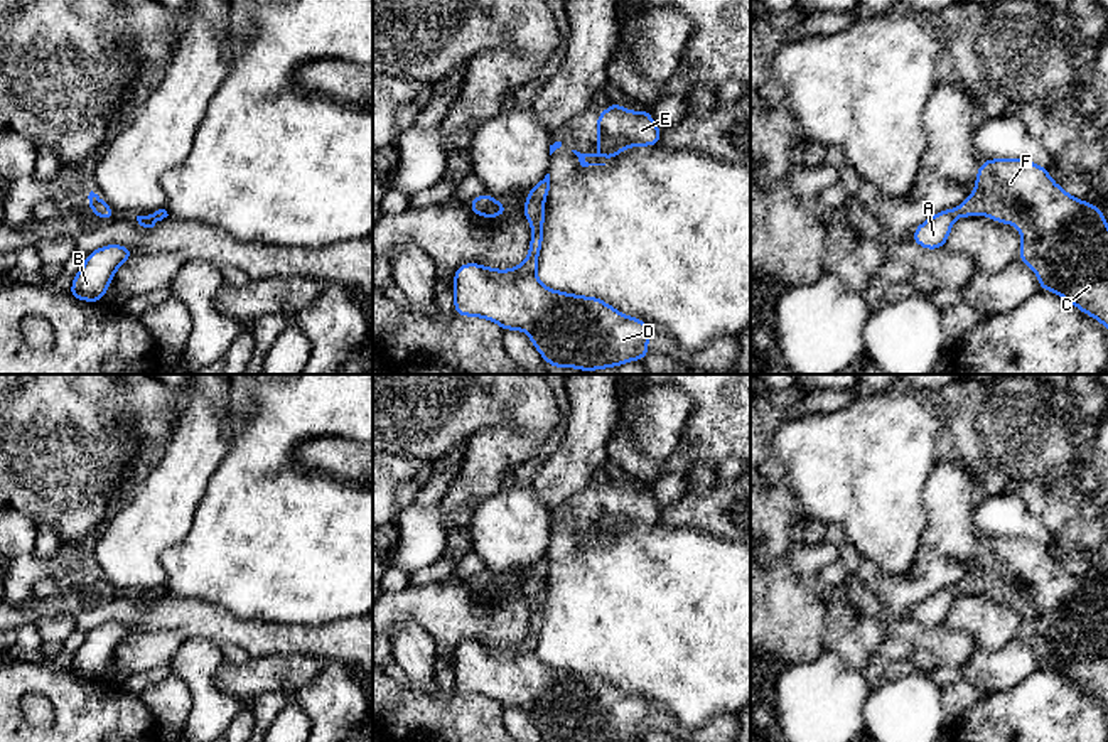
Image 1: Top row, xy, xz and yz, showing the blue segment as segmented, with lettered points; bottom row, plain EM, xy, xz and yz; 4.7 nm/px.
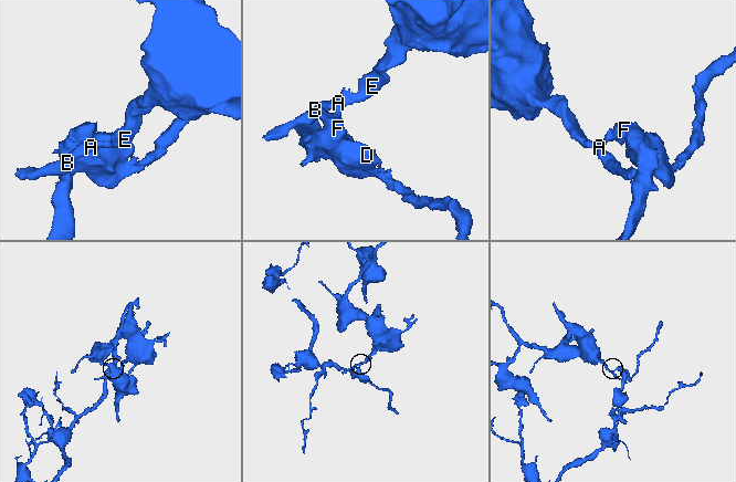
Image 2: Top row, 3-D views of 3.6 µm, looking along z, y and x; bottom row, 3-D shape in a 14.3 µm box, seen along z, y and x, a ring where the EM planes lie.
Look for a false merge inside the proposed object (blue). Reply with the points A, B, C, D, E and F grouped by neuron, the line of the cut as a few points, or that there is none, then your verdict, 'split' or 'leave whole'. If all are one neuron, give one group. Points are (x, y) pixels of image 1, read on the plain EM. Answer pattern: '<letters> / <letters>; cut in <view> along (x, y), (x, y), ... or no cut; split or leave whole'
A B E / C D F; cut in xz along (528, 577), (542, 580); split

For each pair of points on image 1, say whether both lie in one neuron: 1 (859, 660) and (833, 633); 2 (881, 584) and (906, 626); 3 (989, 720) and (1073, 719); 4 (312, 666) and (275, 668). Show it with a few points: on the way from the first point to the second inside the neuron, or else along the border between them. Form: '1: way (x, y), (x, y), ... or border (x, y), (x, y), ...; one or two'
1: way (852, 653), (840, 639); one
2: border (871, 592), (889, 612), (911, 619); two
3: way (1009, 720), (1053, 720); one
4: way (304, 668), (284, 668); one

